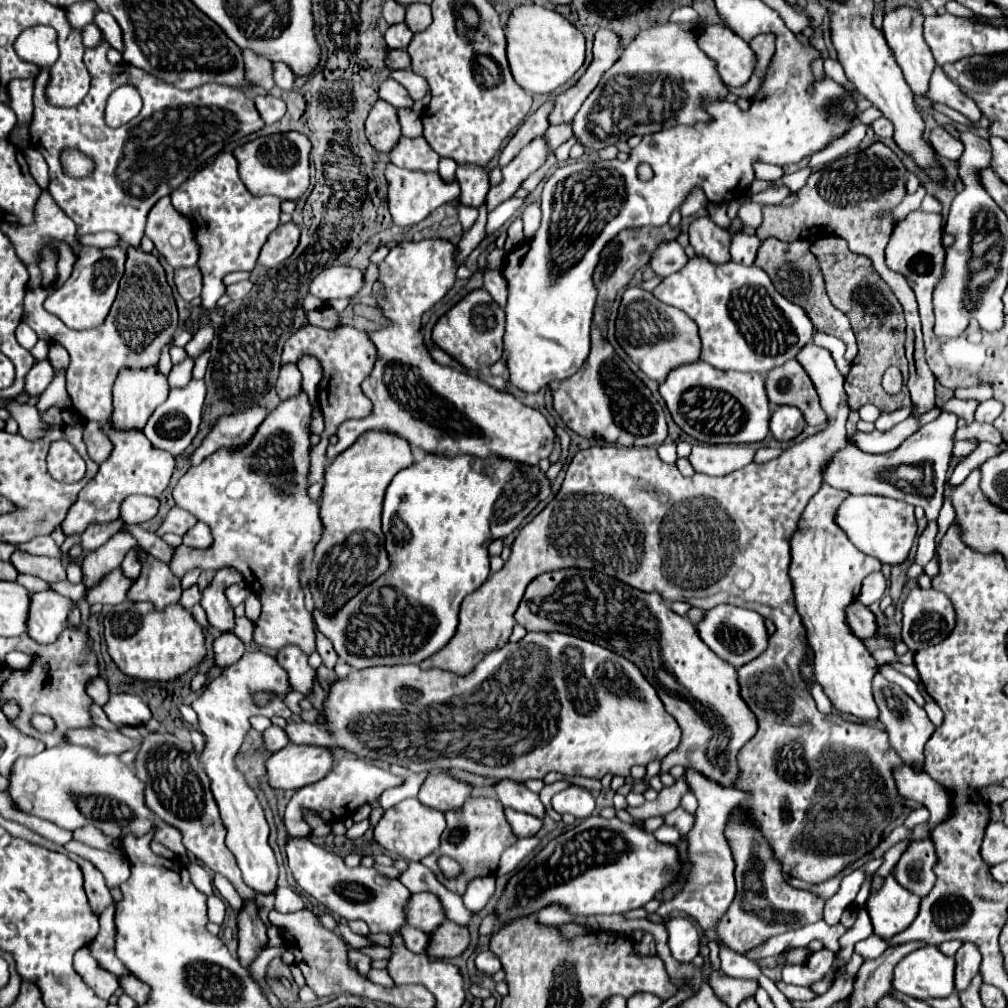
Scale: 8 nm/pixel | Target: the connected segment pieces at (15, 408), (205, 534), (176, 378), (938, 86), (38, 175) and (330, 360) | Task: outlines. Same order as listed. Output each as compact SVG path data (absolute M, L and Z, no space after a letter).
M9 401L4 407L7 411L13 411L15 421L19 423L19 433L27 439L37 439L43 435L43 423L39 421L39 411L37 407L31 405L21 405L17 401Z
M197 523L195 527L191 527L185 535L183 535L183 545L195 547L195 549L209 549L213 545L213 537L211 531L205 523Z
M185 357L181 363L173 365L171 373L169 373L169 383L171 387L181 387L191 379L191 369L193 369L193 359Z
M935 67L933 75L931 75L931 81L929 81L929 99L935 101L935 103L943 103L943 105L947 105L947 107L963 113L973 123L977 123L983 117L983 113L977 107L977 103L973 103L973 99L969 99L967 95L963 95L961 89L945 77L945 73L941 71L941 67Z
M28 147L24 151L24 156L26 158L27 164L29 166L29 171L36 183L39 184L41 188L48 187L49 185L49 171L48 165L44 157L33 147Z
M301 327L295 331L283 347L281 363L297 363L297 359L303 355L315 355L321 365L323 365L323 381L321 381L321 395L319 395L319 405L325 415L325 431L321 433L319 445L315 445L309 453L311 465L309 465L309 475L307 483L321 483L323 481L323 471L325 471L325 449L327 449L327 437L337 433L337 427L347 421L347 419L361 419L367 417L373 411L373 405L369 399L361 393L359 383L371 373L373 363L377 359L377 349L371 343L371 337L365 331L357 331L353 327L335 327L335 329L321 329L321 327Z

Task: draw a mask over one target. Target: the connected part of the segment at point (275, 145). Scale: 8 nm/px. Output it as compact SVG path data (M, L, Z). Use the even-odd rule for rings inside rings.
M299 131L259 137L233 151L239 163L239 175L253 195L275 195L279 199L293 201L309 187L309 153L311 141Z

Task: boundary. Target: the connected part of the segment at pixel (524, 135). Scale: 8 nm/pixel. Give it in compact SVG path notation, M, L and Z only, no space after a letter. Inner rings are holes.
M547 101L543 103L537 111L529 113L523 121L523 125L517 129L517 133L509 139L507 147L501 151L501 157L499 157L499 165L505 167L531 139L535 139L537 135L543 135L549 127L549 113L553 111L553 101Z

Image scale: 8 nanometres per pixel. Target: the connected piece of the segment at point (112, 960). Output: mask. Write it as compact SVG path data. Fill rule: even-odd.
M109 905L101 915L99 915L99 935L97 939L91 943L91 951L93 955L97 955L97 961L101 963L101 967L105 969L113 969L113 973L117 977L125 977L131 975L129 969L117 959L115 955L115 923L113 923L113 913L115 913L115 905Z

